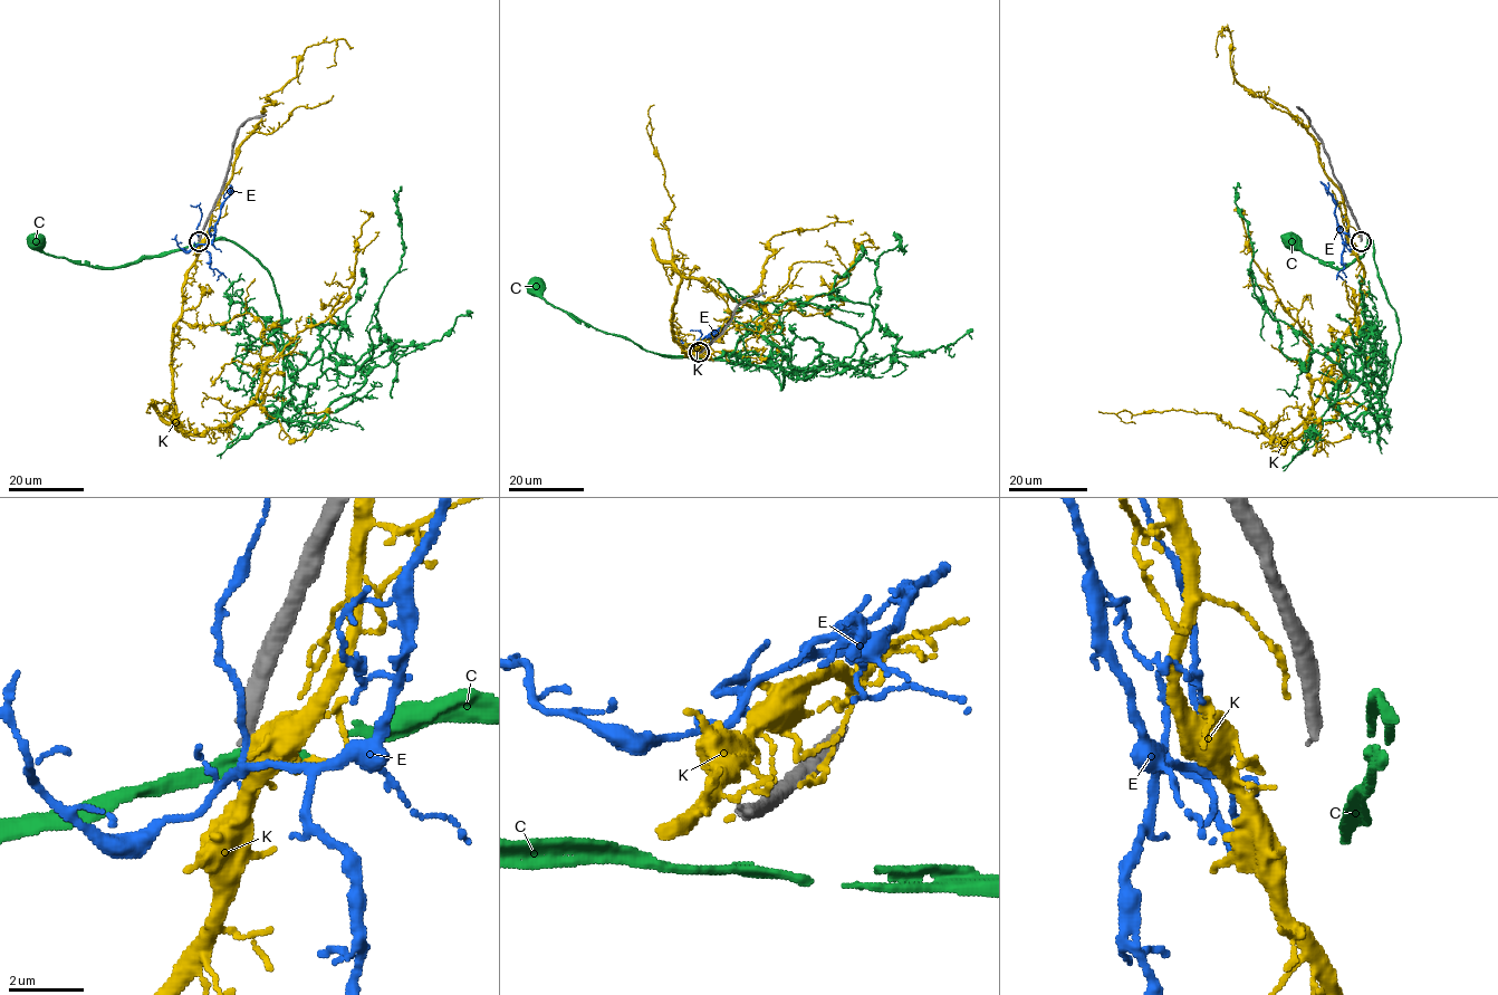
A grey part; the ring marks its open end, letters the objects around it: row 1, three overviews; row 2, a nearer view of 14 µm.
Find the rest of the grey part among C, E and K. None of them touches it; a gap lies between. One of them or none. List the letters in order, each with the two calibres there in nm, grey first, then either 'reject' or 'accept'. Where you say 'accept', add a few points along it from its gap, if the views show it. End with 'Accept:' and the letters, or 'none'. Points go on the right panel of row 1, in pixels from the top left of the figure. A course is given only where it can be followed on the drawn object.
C: 320/300 nm | reject
E: 320/110 nm | reject
K: 320/240 nm | reject
Accept: none

